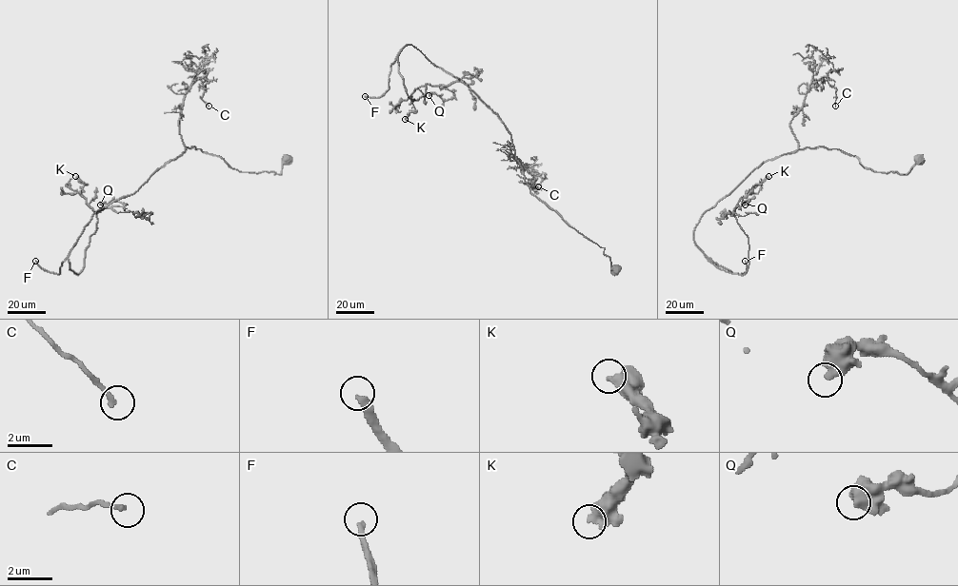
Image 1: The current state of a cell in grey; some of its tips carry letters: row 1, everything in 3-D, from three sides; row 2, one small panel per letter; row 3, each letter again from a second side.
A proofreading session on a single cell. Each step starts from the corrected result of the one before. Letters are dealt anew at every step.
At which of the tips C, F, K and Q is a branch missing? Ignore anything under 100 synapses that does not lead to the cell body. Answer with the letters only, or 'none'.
F

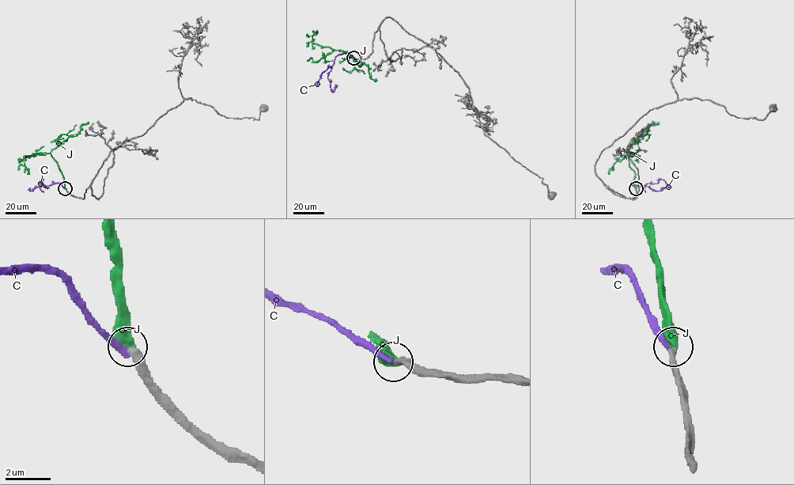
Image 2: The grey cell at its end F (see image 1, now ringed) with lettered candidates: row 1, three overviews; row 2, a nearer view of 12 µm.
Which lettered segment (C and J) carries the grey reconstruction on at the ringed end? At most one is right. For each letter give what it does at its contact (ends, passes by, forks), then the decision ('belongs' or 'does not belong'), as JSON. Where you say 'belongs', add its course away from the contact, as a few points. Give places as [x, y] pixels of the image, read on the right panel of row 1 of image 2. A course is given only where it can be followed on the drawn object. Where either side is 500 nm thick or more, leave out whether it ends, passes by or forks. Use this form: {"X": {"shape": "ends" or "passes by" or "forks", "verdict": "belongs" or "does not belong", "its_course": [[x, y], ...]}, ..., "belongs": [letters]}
{"C": {"shape": "ends", "verdict": "does not belong"}, "J": {"shape": "ends", "verdict": "belongs", "its_course": [[636, 188], [634, 172], [629, 165], [628, 149], [632, 142], [658, 121]]}, "belongs": ["J"]}

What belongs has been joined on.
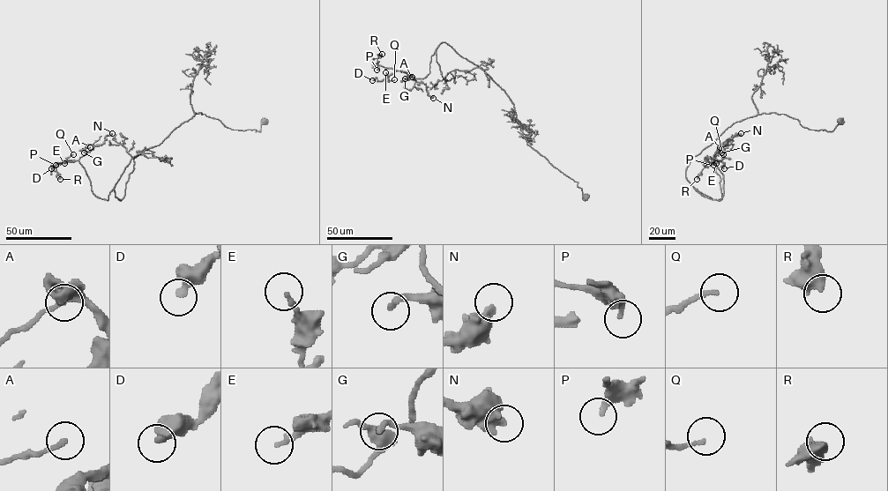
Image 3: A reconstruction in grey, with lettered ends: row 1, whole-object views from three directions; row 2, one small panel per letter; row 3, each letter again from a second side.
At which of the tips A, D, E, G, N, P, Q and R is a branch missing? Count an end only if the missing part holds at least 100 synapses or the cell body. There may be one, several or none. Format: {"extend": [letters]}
{"extend": []}

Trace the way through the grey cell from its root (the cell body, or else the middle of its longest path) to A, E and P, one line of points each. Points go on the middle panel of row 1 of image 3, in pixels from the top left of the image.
A: (585, 197), (577, 182), (527, 144), (505, 92), (446, 42), (432, 55), (423, 78), (400, 70), (412, 77)
E: (585, 197), (577, 182), (527, 144), (505, 92), (446, 42), (432, 55), (423, 78), (385, 72)
P: (585, 197), (577, 182), (527, 144), (505, 92), (446, 42), (432, 55), (423, 78), (380, 65), (376, 70)

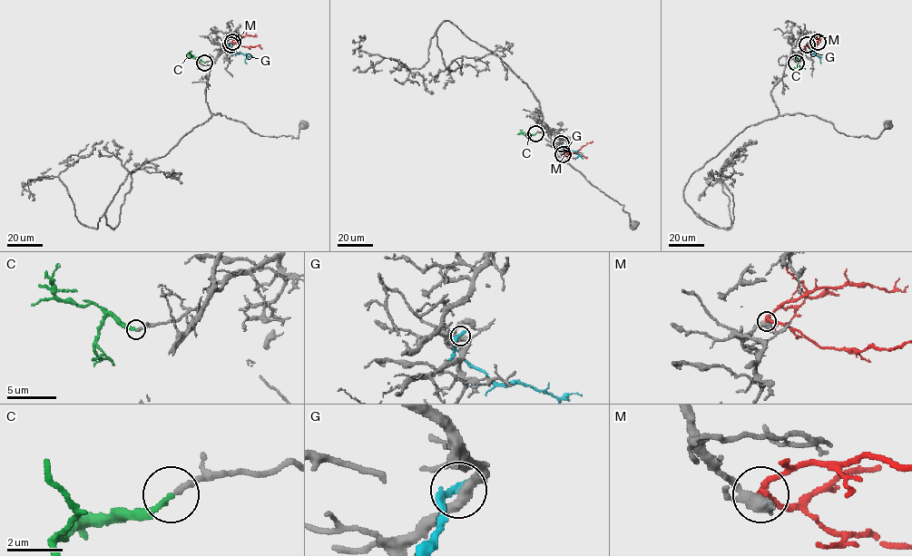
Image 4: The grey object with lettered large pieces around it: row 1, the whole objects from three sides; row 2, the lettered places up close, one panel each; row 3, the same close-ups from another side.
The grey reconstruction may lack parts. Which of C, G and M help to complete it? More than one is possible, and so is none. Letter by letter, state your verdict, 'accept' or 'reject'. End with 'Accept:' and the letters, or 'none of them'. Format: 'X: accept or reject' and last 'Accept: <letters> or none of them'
C: accept
G: reject
M: reject
Accept: C

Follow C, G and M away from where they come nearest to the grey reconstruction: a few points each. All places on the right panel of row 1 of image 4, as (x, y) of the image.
C: (796, 62), (799, 58), (792, 50)
G: (807, 44), (814, 50), (812, 53), (820, 59), (821, 63)
M: (818, 42), (816, 46), (806, 45), (805, 49)

